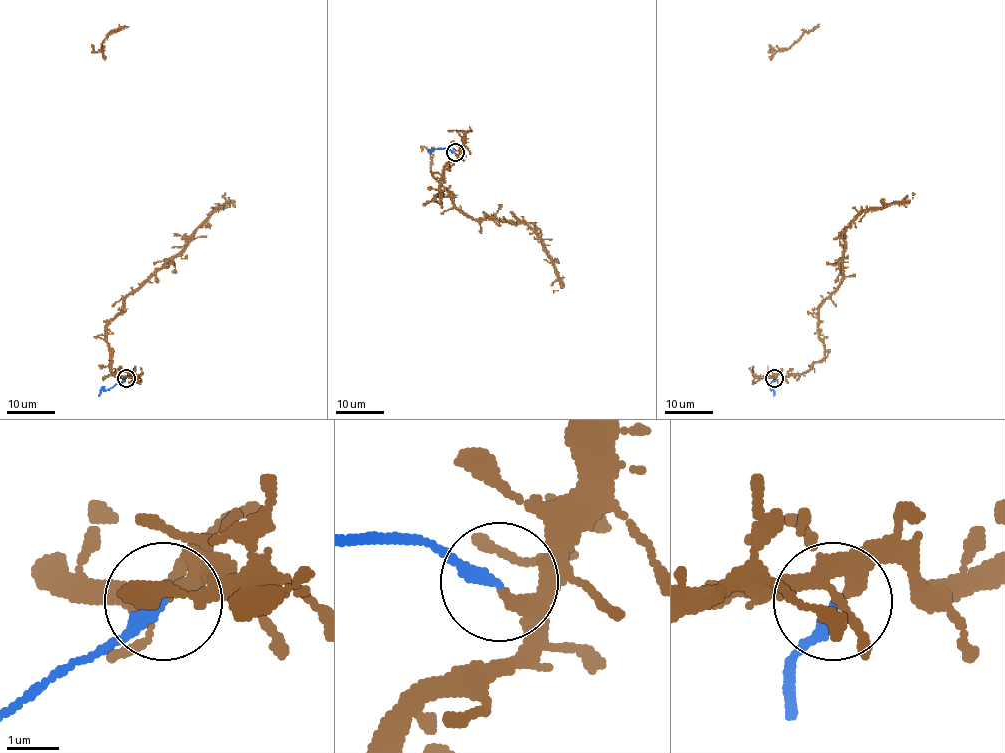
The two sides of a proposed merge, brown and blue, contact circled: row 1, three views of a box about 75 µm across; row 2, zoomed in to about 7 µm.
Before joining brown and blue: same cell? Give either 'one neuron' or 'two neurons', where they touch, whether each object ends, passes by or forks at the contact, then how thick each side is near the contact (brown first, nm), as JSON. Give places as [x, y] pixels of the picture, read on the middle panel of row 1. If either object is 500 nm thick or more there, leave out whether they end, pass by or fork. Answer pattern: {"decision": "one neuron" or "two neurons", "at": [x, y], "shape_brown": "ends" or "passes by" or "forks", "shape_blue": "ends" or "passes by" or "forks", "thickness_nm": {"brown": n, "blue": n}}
{"decision": "two neurons", "at": [455, 152], "shape_brown": "ends", "shape_blue": "ends", "thickness_nm": {"brown": 280, "blue": 240}}

